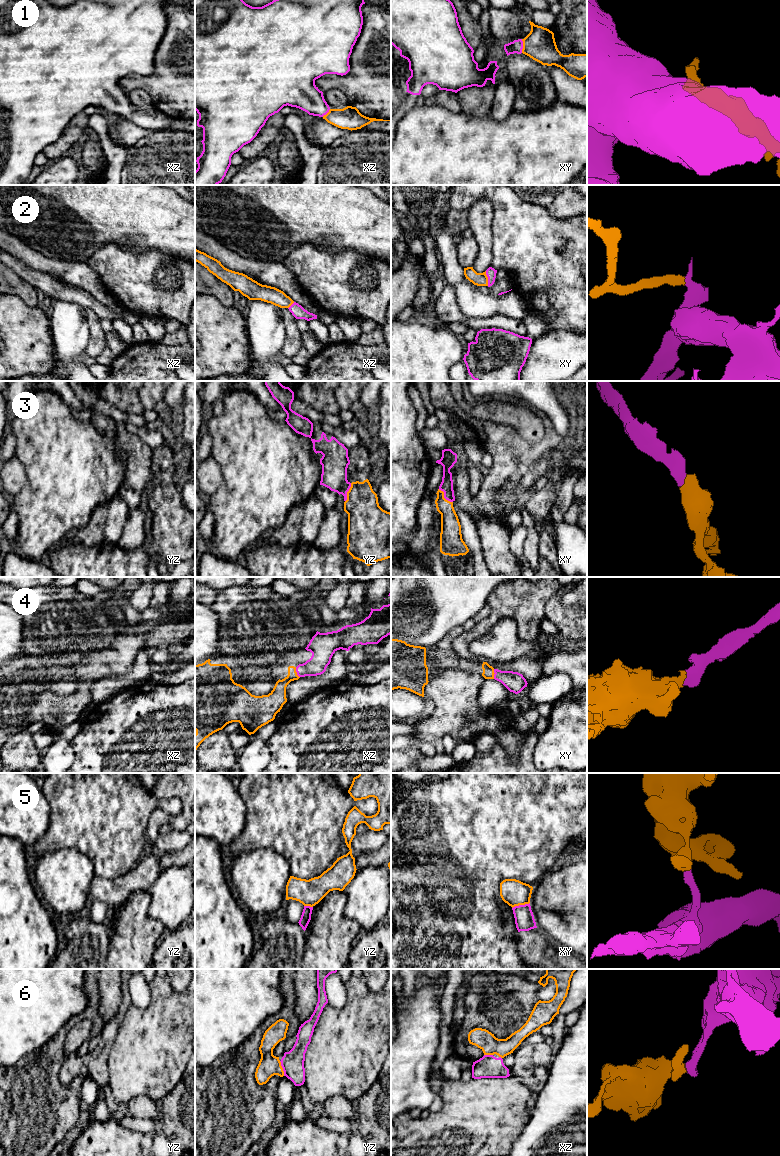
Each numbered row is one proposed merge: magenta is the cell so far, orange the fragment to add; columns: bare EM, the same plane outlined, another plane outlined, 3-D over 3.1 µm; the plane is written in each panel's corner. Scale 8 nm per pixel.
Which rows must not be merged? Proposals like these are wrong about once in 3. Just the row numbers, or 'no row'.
5

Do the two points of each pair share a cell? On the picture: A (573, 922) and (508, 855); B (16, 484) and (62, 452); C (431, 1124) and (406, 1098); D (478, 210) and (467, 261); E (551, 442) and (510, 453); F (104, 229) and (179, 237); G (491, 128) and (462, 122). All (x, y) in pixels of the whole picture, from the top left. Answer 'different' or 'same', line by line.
A: different
B: different
C: different
D: different
E: same
F: same
G: same

